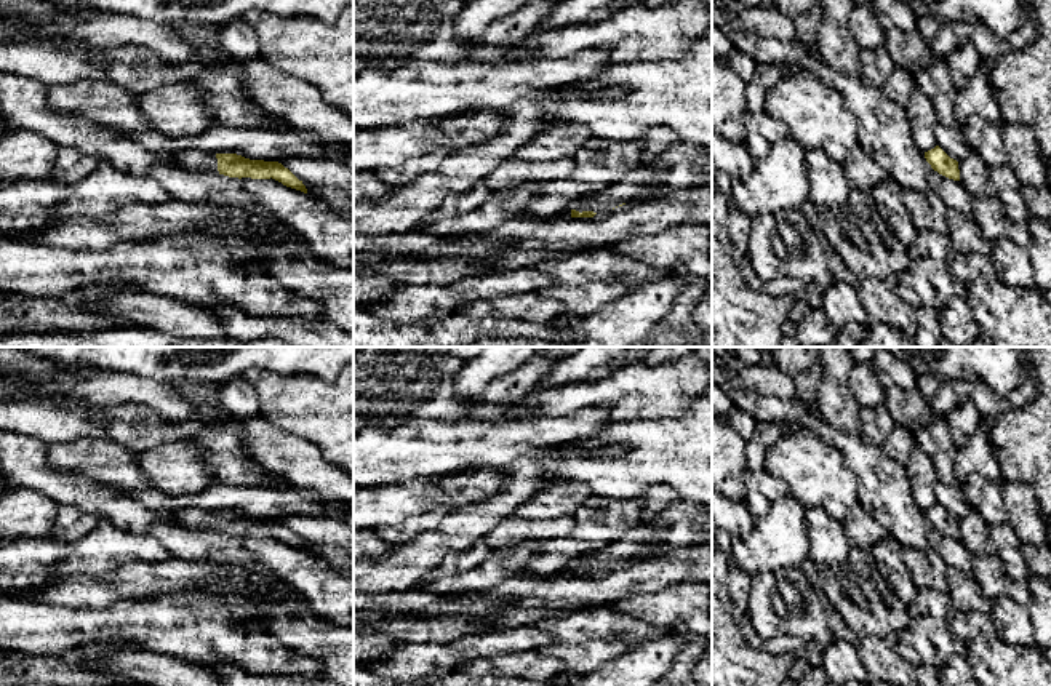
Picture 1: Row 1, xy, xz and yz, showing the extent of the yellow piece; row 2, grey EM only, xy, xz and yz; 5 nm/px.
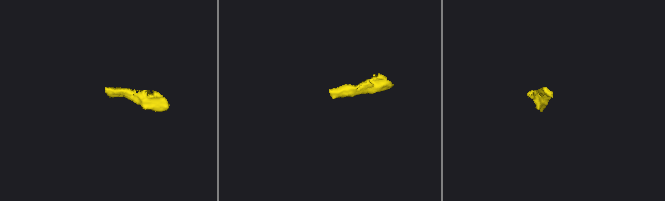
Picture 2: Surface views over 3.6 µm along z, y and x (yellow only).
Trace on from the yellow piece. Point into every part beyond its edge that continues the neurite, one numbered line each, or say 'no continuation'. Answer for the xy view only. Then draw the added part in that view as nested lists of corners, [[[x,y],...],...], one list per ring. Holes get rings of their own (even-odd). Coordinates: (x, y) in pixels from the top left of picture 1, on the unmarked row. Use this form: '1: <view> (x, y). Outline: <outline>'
1: xy (192, 517). Outline: [[[187,509],[187,510],[174,512],[173,520],[182,526],[203,526],[219,531],[216,512],[211,510]]]

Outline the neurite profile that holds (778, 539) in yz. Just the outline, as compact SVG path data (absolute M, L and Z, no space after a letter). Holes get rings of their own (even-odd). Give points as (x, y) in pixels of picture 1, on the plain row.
M792 494L776 501L749 534L733 537L729 561L747 576L800 568L809 553L805 515L806 509Z

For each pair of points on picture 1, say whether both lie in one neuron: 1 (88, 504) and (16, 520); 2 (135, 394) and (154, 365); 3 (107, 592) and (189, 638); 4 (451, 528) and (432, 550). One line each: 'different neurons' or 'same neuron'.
1: different neurons
2: different neurons
3: different neurons
4: same neuron

